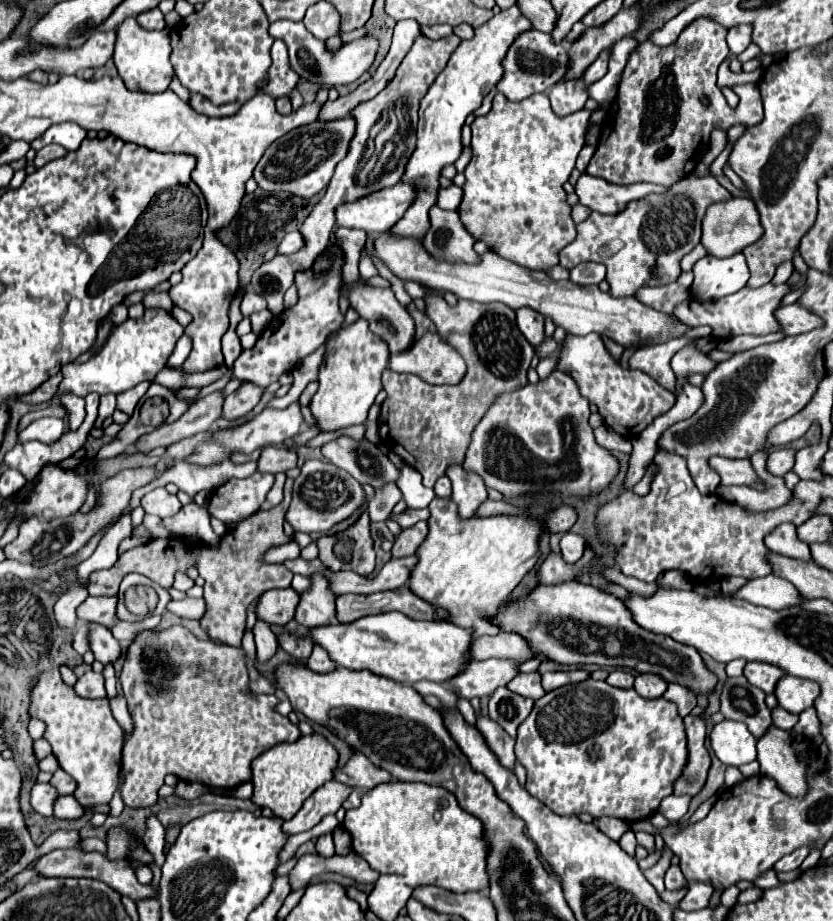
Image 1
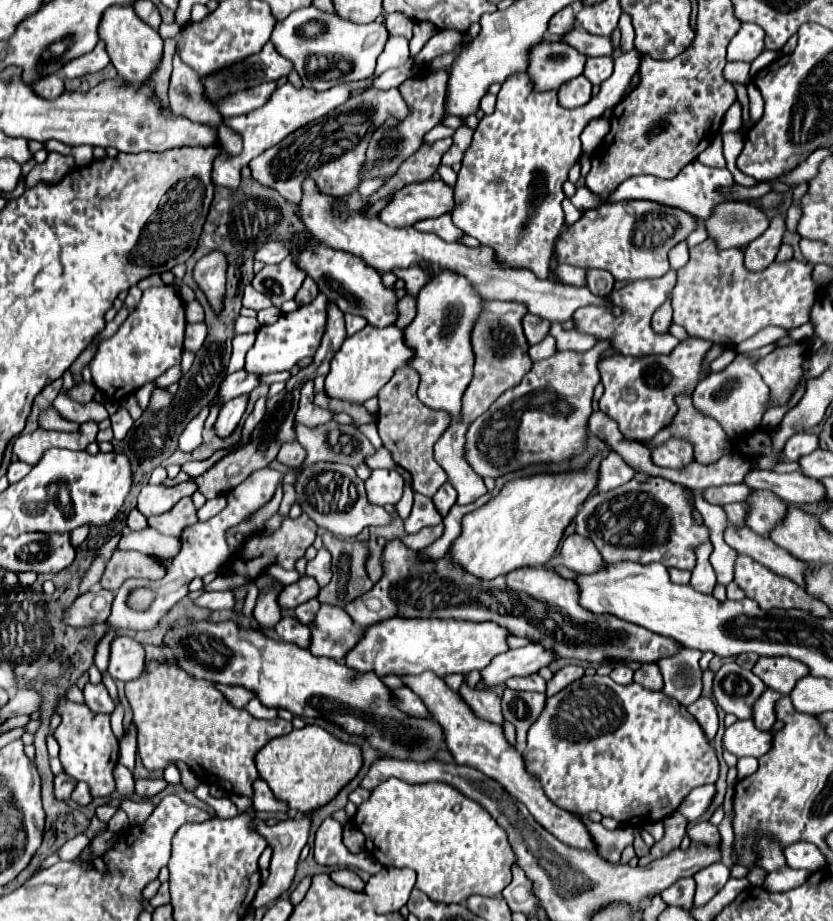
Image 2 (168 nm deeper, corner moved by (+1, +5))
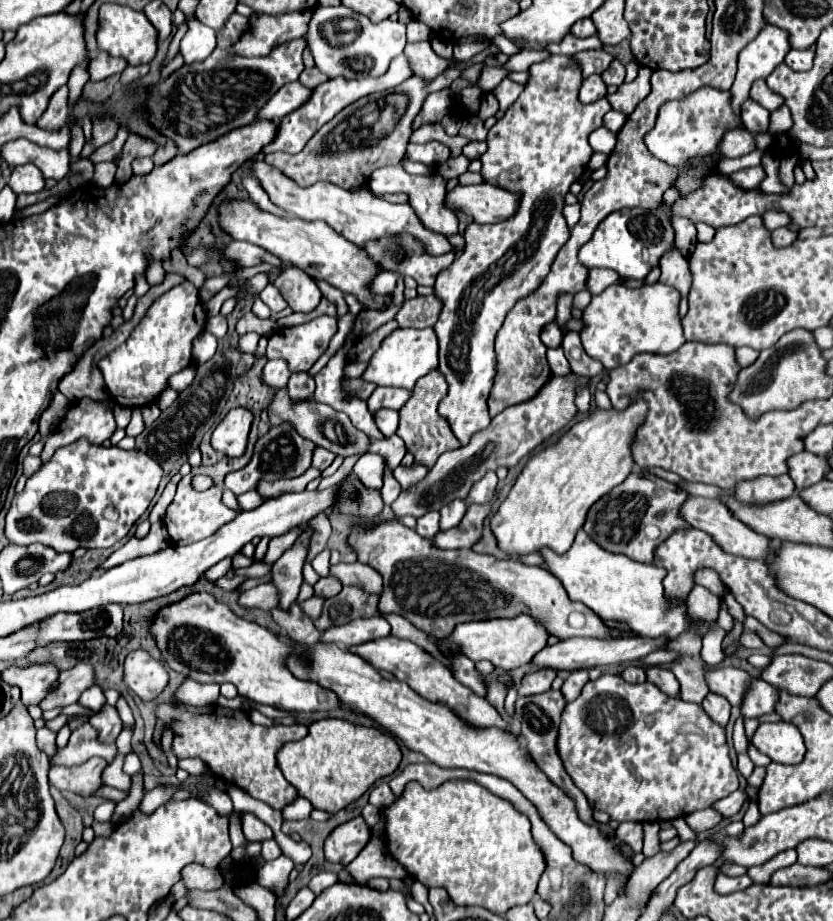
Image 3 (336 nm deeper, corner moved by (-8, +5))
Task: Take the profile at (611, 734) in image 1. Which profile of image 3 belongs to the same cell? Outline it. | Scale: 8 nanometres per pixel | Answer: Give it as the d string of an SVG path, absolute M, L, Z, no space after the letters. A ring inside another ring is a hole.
M604 673L596 681L588 681L584 685L580 697L566 705L566 709L562 713L562 721L560 721L558 753L560 753L560 759L564 761L566 771L572 777L572 781L586 793L588 801L596 803L598 809L606 811L610 815L610 819L616 819L620 823L622 821L638 821L638 823L644 823L644 821L670 821L670 819L676 819L676 817L686 817L686 815L690 815L690 813L694 813L698 809L710 807L712 803L724 799L726 795L730 795L732 791L736 791L740 787L738 773L736 773L736 769L732 765L732 759L728 755L728 743L726 743L724 727L720 727L718 723L708 719L708 715L704 713L704 709L700 709L700 705L686 703L686 701L682 701L678 697L668 697L650 681L646 681L642 685L626 683L620 675Z

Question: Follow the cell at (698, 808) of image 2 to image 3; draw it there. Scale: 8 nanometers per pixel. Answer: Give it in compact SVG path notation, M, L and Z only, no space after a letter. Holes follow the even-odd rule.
M734 791L732 795L720 799L720 803L714 803L712 807L718 809L724 817L732 817L732 815L736 815L736 813L742 809L742 805L746 803L746 799L748 799L748 797L746 797L742 791Z

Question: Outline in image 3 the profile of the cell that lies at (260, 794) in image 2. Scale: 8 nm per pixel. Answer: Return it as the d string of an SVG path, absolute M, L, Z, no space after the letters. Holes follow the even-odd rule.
M304 797L296 799L296 803L292 803L292 805L288 805L288 807L282 809L284 819L296 819L296 821L298 819L308 819L312 811L314 811L312 803L308 799L304 799Z

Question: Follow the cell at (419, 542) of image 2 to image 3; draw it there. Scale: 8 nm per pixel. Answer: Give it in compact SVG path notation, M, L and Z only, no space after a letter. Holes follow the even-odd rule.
M498 491L490 503L468 505L468 511L458 527L454 527L452 531L440 531L434 537L436 547L440 547L440 549L470 549L472 545L476 545L482 537L484 519L490 515L496 499L498 499Z

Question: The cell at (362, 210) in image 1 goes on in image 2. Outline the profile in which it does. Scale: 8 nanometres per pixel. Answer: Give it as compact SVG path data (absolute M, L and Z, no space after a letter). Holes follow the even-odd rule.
M427 179L405 185L379 211L379 219L389 227L409 227L419 219L449 213L453 209L453 187Z

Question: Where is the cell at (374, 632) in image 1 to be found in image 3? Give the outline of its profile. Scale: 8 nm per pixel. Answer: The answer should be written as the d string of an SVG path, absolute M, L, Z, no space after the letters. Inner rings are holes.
M522 613L514 619L488 619L488 621L462 623L460 627L454 629L450 641L460 645L460 653L468 655L472 661L488 659L494 663L494 667L510 671L514 667L530 663L534 655L546 645L548 637L550 633L546 631L546 625L542 621L534 619L528 613Z

